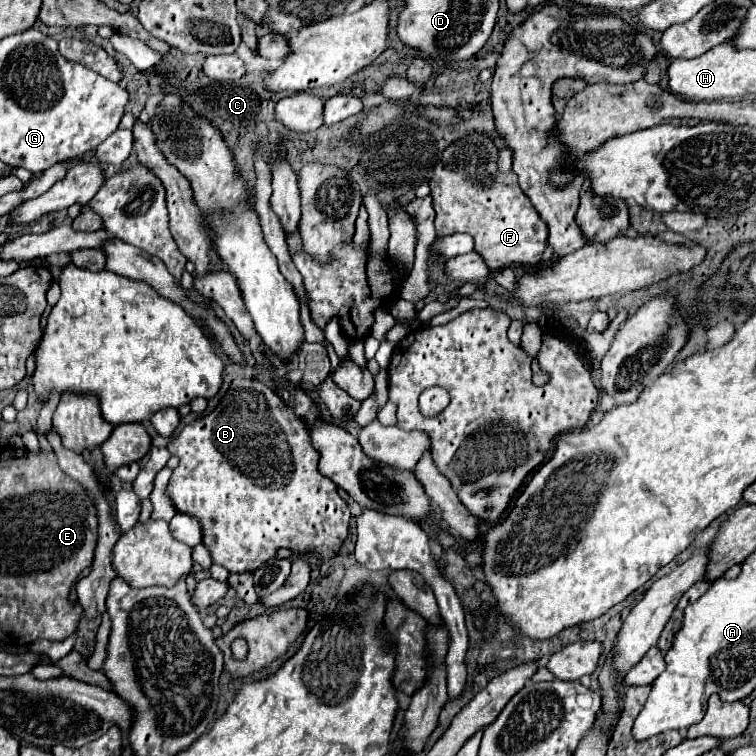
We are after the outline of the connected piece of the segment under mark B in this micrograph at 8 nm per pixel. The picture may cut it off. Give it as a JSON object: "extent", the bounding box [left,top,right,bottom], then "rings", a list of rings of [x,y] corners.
{"extent":[166,379,350,573],"rings":[[[236,379],[236,381],[232,381],[228,393],[220,401],[220,405],[210,415],[200,417],[200,419],[188,423],[180,433],[176,433],[172,437],[172,441],[166,445],[166,449],[170,451],[170,455],[176,455],[180,459],[180,463],[172,471],[172,477],[170,477],[170,483],[168,483],[168,495],[170,495],[172,503],[174,503],[174,507],[180,513],[192,515],[192,517],[196,517],[202,523],[202,533],[204,533],[202,543],[212,553],[214,563],[222,565],[230,573],[252,573],[252,571],[256,571],[262,563],[266,563],[268,559],[272,559],[280,547],[290,549],[294,555],[308,555],[310,553],[310,555],[316,555],[318,559],[324,559],[324,561],[338,555],[338,551],[340,551],[340,547],[342,547],[342,543],[344,543],[344,539],[348,535],[350,507],[340,497],[338,487],[330,479],[326,479],[324,475],[320,475],[320,471],[318,471],[318,459],[320,459],[320,455],[310,445],[310,437],[308,437],[306,425],[300,419],[296,419],[292,407],[284,405],[284,401],[270,387],[262,385],[256,379]]]}

